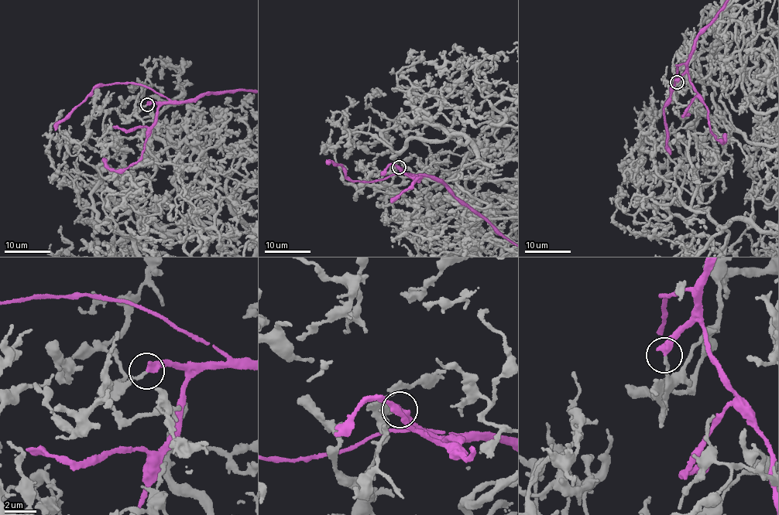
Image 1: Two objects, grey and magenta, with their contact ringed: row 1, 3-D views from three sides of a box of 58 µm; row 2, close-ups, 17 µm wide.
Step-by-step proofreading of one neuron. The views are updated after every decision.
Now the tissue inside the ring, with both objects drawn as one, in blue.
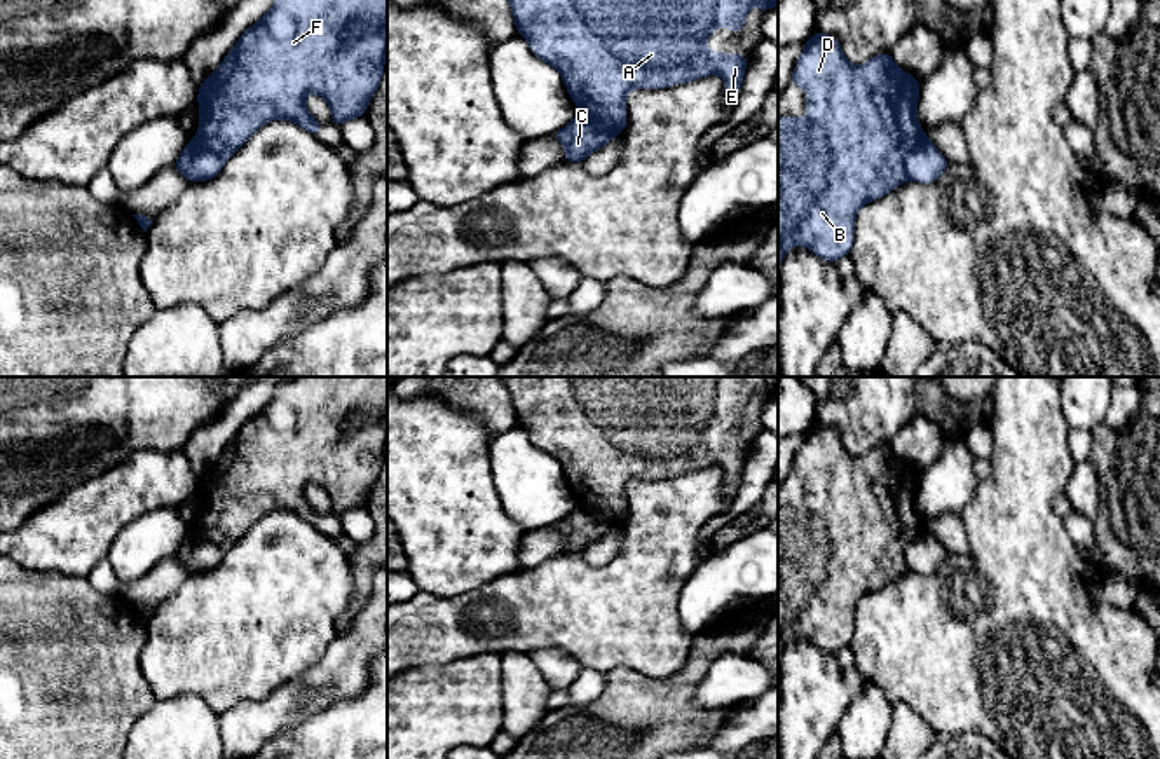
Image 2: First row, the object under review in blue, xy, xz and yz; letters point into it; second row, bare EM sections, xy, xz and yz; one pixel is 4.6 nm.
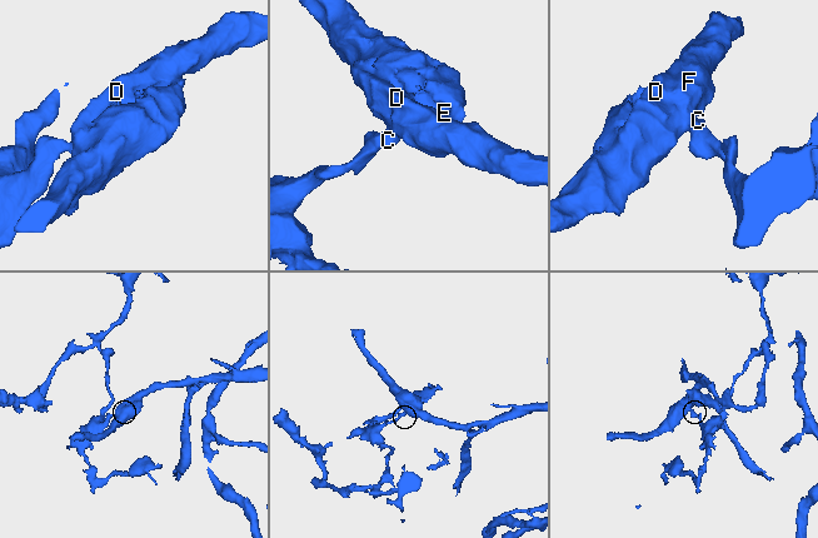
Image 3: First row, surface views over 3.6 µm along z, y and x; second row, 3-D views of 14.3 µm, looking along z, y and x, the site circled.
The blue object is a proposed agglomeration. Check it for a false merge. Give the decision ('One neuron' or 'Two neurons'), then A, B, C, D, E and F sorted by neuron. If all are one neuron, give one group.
Two neurons. Groups: A B D E F / C

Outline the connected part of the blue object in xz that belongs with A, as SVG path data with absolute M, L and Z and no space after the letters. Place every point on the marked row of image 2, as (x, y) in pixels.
M509 0L518 35L529 40L532 52L555 66L565 82L574 103L586 113L598 113L611 122L614 134L626 129L624 98L631 87L663 89L712 73L726 79L727 96L741 91L741 80L748 56L745 54L715 54L699 44L706 42L715 28L722 23L733 33L740 33L748 9L759 3L762 16L778 0Z

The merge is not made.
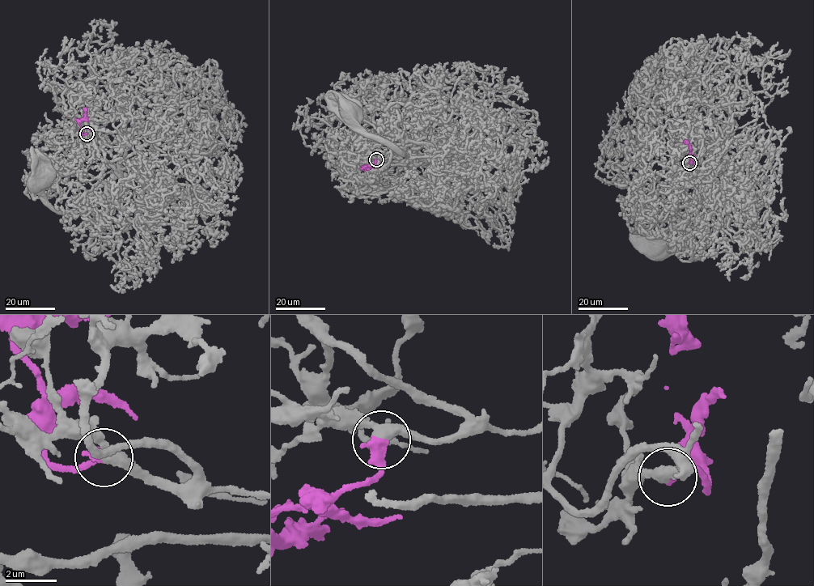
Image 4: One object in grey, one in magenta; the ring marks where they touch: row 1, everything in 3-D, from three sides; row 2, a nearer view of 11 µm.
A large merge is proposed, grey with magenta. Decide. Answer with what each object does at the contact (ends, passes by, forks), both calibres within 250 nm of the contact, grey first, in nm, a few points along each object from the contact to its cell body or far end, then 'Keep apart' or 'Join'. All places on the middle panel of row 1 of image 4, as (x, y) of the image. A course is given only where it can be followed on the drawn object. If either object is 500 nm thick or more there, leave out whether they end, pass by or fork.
At the ring grey passes by. At the ring magenta ends. Thickness 360 nm (grey) against 440 nm. Course of grey: (376, 159), (384, 158), (368, 143), (377, 142), (379, 133), (364, 120), (356, 96), (349, 92), (350, 110). Course of magenta: (376, 159), (375, 162), (363, 167), (365, 169), (366, 164). Join

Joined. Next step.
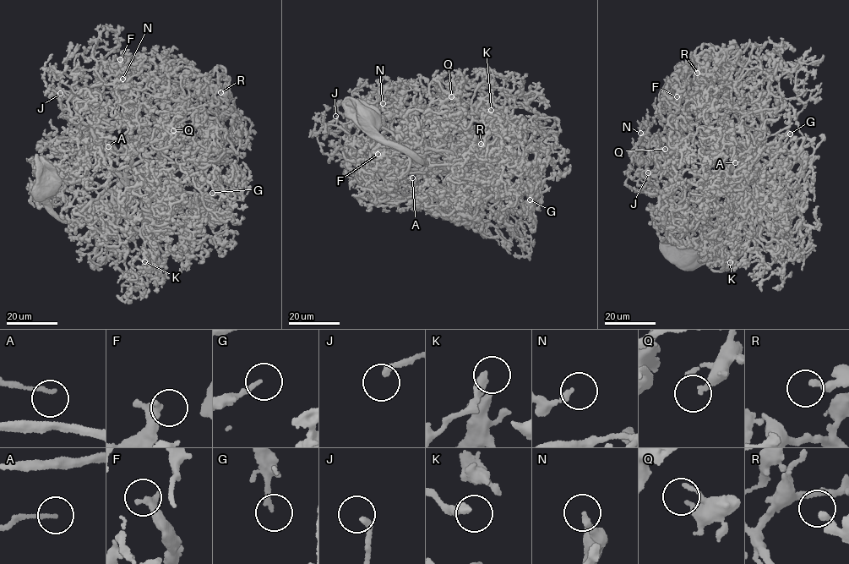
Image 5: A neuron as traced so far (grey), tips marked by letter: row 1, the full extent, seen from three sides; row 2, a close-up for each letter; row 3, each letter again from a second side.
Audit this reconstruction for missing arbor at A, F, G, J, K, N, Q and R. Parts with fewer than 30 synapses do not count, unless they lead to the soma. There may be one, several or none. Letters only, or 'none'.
J

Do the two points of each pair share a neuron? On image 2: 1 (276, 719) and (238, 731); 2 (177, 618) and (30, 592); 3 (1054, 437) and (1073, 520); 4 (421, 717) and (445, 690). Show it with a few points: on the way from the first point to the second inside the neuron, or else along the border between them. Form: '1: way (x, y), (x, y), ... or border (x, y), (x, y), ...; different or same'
1: way (267, 719), (250, 719), (246, 723); same
2: border (147, 623), (147, 641), (138, 663); different
3: border (1061, 519), (1068, 538), (1077, 548); different
4: way (428, 711), (442, 697); same

